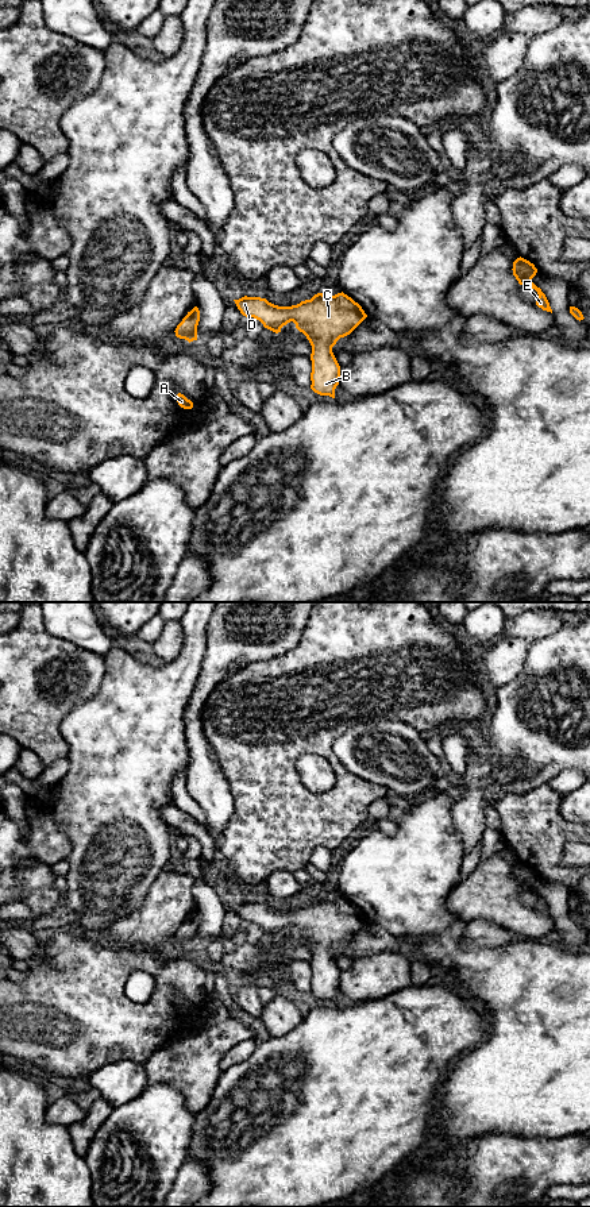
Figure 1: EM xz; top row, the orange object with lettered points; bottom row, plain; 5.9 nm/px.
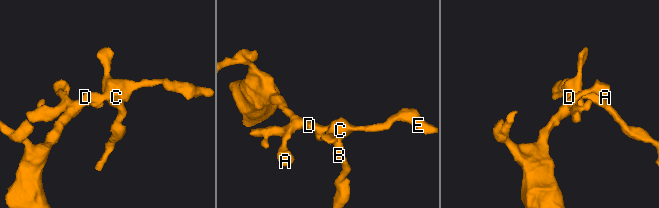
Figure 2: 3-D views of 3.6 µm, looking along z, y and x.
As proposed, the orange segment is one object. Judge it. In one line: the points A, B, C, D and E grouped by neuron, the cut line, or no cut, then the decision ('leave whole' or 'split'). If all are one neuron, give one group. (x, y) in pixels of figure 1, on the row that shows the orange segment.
A B C D E | no cut | leave whole

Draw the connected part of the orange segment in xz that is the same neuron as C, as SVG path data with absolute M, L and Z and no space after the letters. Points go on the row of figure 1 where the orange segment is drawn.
M343 292L331 297L317 293L292 306L278 306L266 298L247 296L234 301L243 316L259 320L275 333L293 321L312 346L311 389L320 396L335 398L340 366L332 347L367 317L358 302Z

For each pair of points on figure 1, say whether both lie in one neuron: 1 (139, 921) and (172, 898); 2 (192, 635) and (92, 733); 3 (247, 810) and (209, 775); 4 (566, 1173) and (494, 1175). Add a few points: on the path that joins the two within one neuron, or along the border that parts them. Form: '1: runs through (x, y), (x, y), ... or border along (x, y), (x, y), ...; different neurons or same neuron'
1: runs through (147, 921), (164, 906); same neuron
2: runs through (184, 664), (122, 727); same neuron
3: border along (219, 766), (234, 803), (234, 812), (227, 826); different neurons
4: runs through (548, 1169), (512, 1171); same neuron

